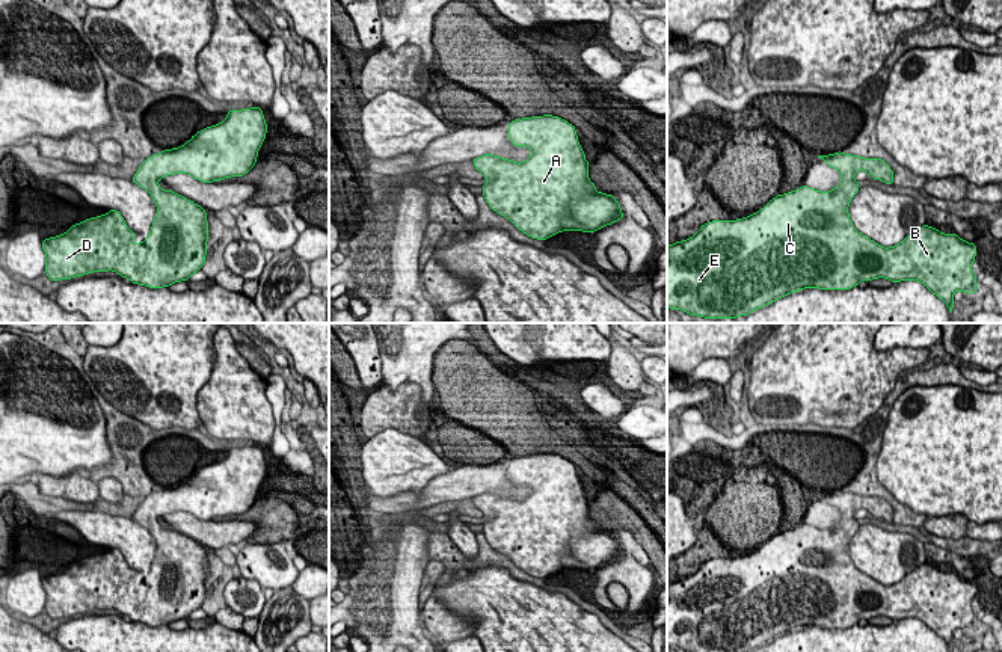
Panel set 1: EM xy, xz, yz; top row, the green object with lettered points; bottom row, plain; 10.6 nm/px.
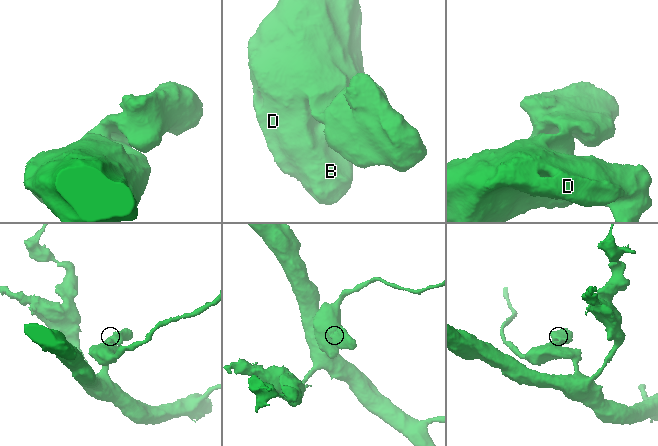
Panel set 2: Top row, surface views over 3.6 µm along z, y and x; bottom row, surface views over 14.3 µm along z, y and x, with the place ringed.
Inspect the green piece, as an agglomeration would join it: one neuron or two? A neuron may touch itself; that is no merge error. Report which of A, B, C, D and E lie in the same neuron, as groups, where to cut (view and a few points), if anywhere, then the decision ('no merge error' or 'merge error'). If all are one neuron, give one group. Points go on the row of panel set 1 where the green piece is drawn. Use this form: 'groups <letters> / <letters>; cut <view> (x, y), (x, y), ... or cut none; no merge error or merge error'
groups A B C D E; cut none; no merge error

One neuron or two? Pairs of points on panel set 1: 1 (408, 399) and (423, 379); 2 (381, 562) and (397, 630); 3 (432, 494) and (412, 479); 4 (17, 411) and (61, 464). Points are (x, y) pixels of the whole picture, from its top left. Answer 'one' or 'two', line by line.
1: two
2: one
3: two
4: one

